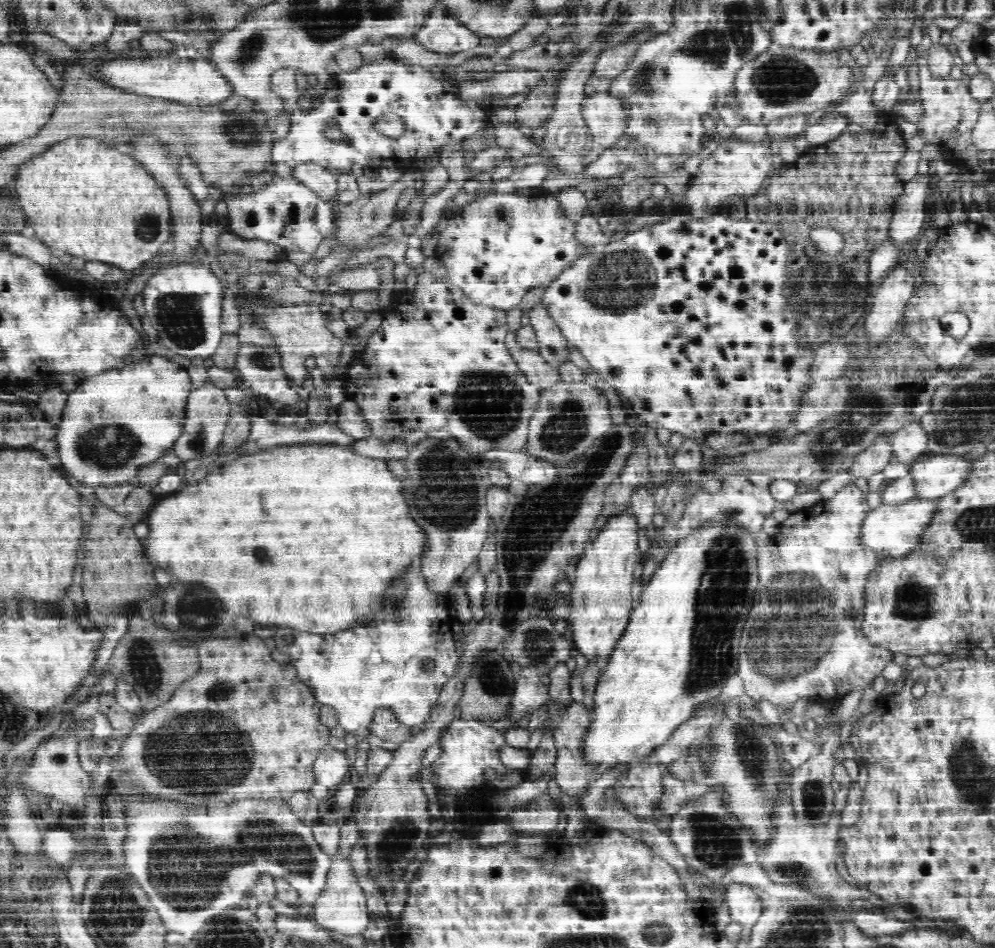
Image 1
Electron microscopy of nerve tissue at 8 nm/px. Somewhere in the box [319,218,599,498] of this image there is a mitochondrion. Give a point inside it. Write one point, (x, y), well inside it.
(484, 405)

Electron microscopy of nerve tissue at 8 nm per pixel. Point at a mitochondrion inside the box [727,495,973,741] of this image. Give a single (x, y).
(789, 637)

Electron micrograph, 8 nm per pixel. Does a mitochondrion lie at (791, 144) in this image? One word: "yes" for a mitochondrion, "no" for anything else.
no

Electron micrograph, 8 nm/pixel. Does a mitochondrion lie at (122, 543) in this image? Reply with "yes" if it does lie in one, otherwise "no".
no

